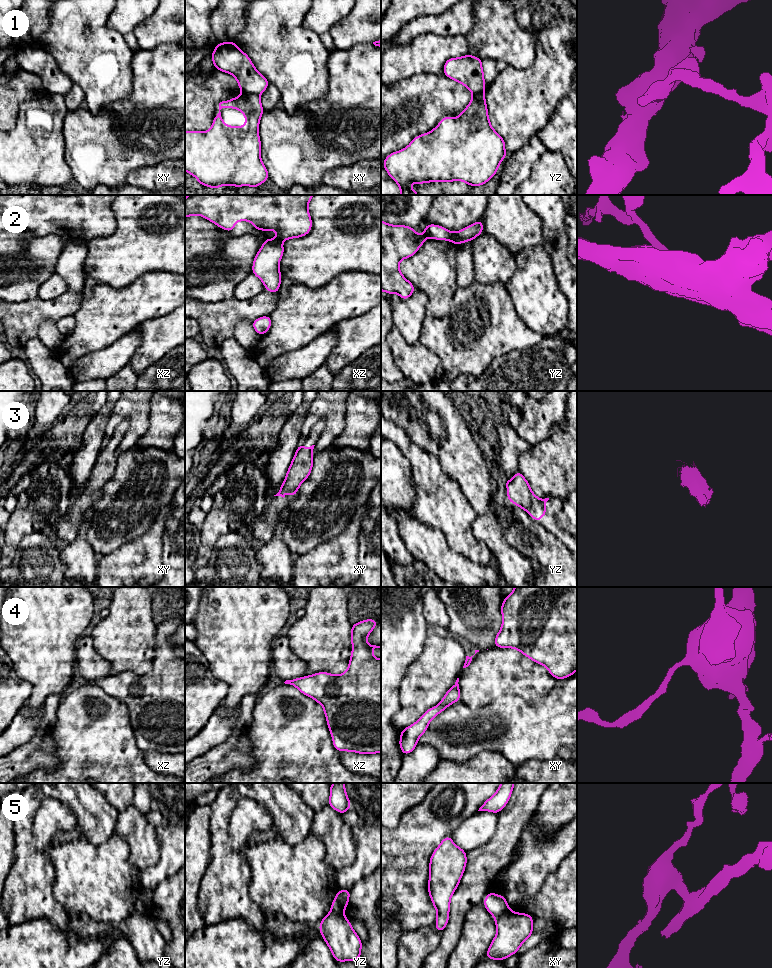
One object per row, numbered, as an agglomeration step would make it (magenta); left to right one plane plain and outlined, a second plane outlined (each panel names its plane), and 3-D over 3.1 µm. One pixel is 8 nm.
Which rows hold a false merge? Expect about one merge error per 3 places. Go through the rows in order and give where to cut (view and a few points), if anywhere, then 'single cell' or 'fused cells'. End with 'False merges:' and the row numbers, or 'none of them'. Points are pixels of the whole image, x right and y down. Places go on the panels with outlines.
1: xy (243, 92), (258, 95) | fused cells
2: xz (274, 239), (280, 242) | fused cells
3: no cut | single cell
4: no cut | single cell
5: xy (508, 909), (495, 918) | fused cells
False merges: 1, 2, 5

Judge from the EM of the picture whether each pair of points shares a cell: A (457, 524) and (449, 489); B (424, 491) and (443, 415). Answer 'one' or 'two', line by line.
A: one
B: two

